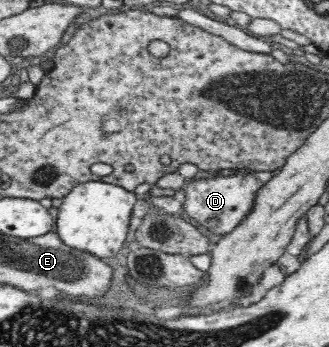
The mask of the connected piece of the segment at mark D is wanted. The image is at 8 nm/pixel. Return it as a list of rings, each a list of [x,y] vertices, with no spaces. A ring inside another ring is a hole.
[[[246,171],[211,179],[192,179],[184,186],[183,209],[195,223],[208,228],[212,234],[224,237],[232,233],[252,213],[258,190],[264,185],[266,184],[262,184],[255,175]]]

